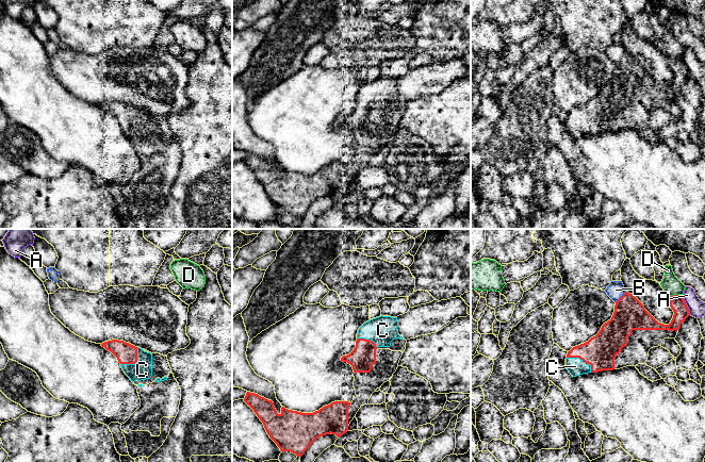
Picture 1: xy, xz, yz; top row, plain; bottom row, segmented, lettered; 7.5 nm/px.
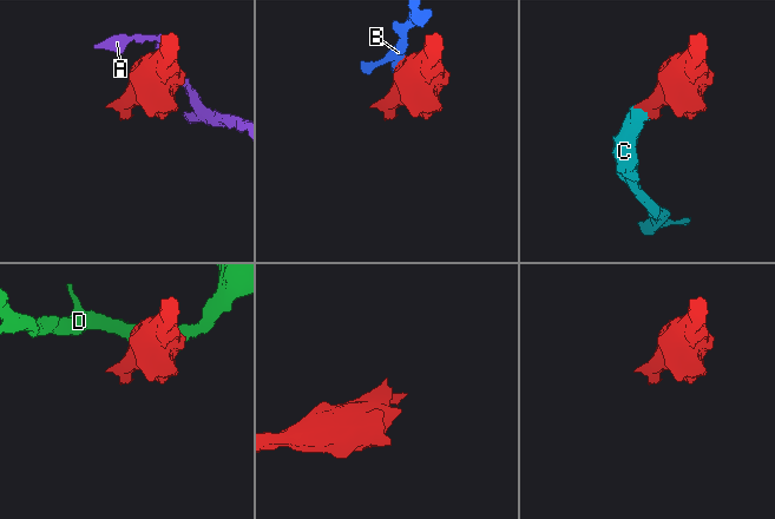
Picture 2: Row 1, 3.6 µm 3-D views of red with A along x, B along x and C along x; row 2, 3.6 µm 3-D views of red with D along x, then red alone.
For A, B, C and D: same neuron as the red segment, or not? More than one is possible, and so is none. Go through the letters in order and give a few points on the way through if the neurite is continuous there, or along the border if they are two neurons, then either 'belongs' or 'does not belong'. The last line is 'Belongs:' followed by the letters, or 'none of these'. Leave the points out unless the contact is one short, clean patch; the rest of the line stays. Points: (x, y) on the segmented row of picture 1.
A: does not belong
B: does not belong
C: belongs
D: does not belong
Belongs: C

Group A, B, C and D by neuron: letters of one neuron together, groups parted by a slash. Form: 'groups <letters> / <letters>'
groups A / B / C / D

